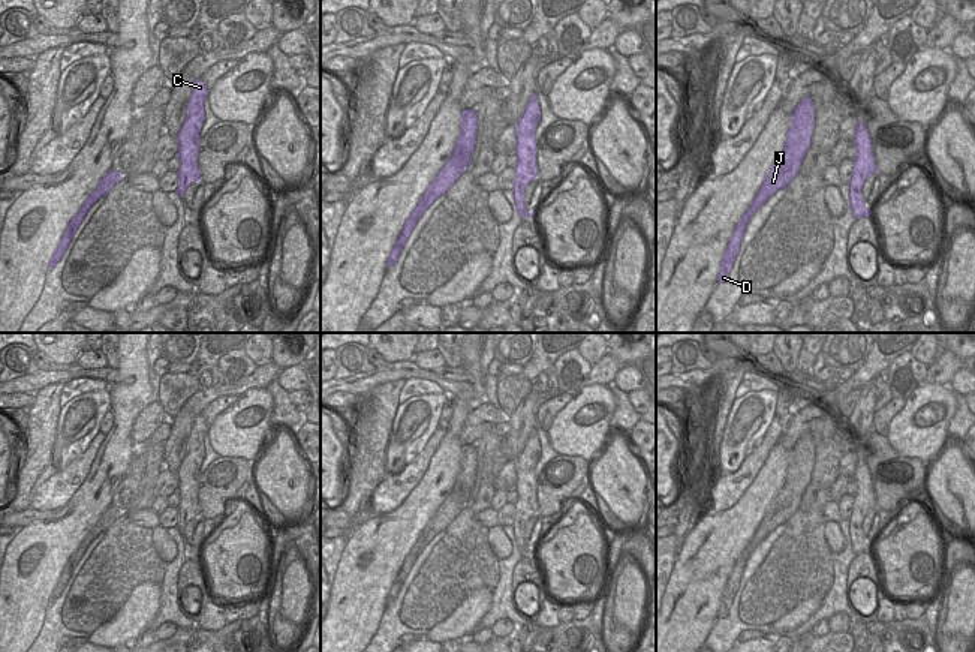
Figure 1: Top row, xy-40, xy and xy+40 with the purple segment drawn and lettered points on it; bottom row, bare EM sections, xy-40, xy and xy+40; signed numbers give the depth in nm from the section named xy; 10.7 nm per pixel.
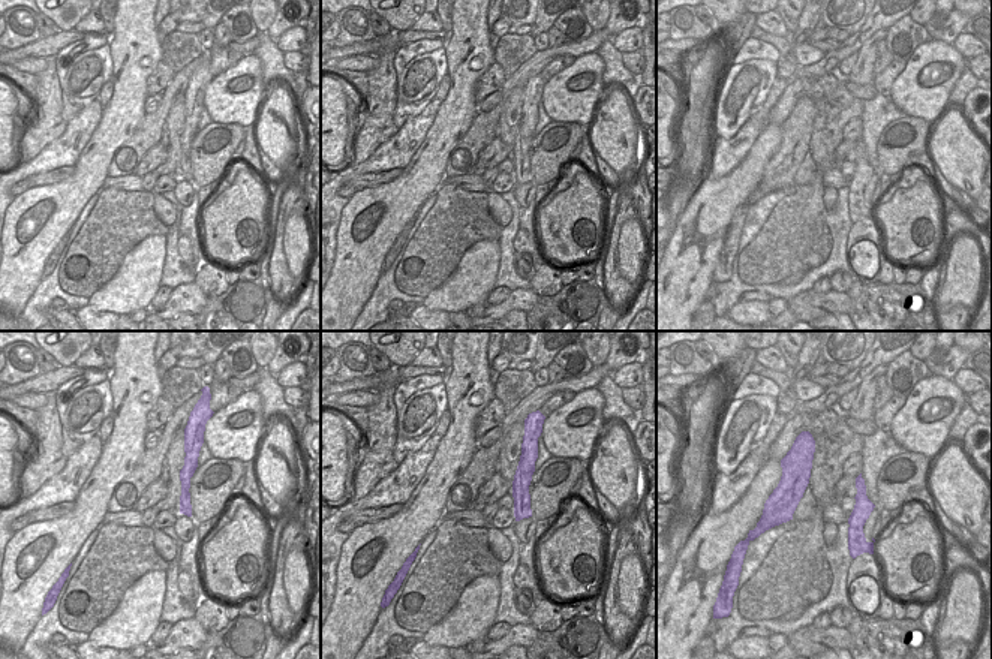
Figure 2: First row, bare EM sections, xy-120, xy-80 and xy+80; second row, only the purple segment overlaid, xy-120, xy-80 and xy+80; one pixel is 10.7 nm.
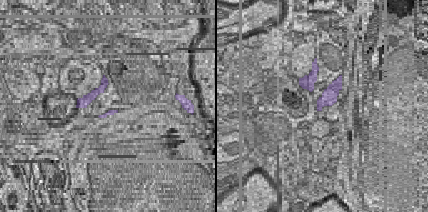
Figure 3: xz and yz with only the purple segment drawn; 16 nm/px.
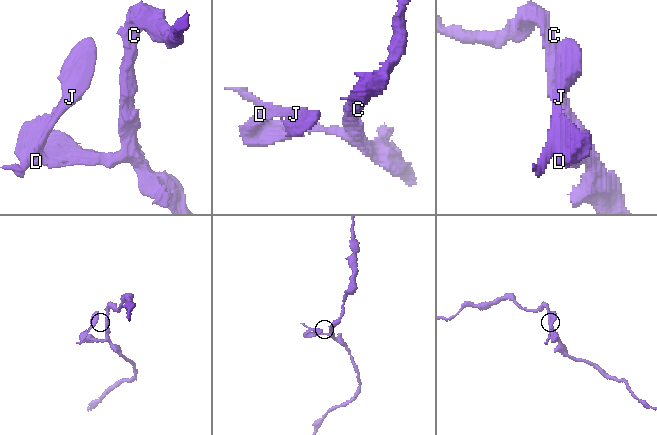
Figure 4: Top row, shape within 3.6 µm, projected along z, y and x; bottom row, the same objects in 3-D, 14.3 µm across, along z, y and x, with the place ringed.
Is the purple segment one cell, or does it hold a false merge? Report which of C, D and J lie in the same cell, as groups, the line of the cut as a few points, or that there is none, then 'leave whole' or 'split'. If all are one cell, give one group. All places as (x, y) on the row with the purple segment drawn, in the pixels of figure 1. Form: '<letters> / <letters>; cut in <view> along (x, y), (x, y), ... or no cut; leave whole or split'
C D / J; cut in xy+40 along (743, 215), (742, 234); split

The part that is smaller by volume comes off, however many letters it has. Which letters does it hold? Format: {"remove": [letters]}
{"remove": ["J"]}

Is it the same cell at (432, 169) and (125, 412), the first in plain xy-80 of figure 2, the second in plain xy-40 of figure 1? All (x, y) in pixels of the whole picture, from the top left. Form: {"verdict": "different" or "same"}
{"verdict": "same"}

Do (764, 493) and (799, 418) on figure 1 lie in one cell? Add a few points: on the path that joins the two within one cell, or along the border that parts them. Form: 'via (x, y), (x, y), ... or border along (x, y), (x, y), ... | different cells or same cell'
border along (778, 442), (790, 450) | different cells

